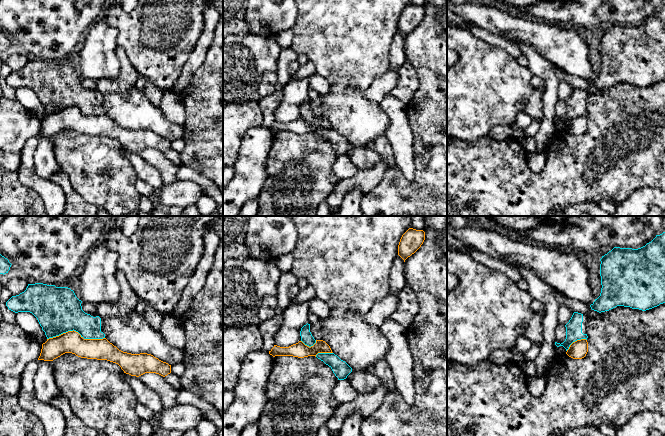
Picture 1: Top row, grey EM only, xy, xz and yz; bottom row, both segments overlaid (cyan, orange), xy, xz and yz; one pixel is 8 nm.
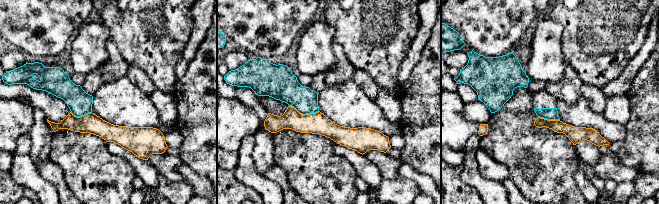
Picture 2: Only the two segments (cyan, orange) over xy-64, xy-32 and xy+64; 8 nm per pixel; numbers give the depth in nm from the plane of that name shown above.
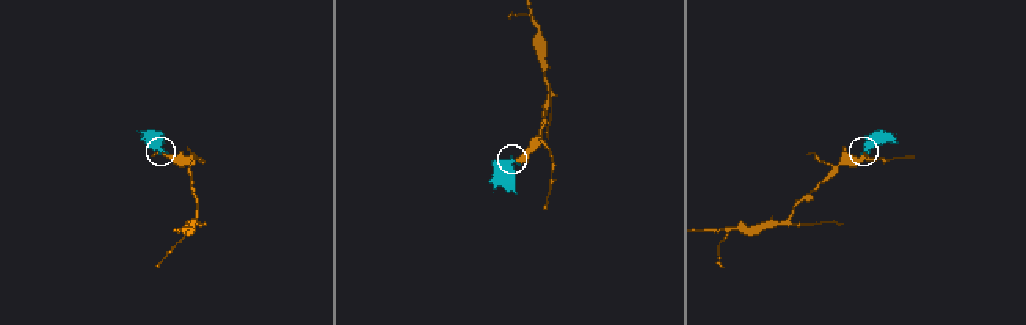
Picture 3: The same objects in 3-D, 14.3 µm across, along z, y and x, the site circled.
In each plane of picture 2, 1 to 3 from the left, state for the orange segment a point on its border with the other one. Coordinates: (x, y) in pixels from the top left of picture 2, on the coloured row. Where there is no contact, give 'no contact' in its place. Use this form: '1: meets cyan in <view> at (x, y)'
1: meets cyan in xy-64 at (80, 116)
2: meets cyan in xy-32 at (304, 114)
3: meets cyan in xy+64 at (549, 119)

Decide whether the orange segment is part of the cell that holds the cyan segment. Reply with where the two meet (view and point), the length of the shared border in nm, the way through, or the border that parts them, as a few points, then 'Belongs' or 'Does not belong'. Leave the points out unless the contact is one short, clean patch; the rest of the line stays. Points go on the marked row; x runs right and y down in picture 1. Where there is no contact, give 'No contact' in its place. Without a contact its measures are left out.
Touches cyan at xy (75, 330). Shared border 460 nm. Does not belong

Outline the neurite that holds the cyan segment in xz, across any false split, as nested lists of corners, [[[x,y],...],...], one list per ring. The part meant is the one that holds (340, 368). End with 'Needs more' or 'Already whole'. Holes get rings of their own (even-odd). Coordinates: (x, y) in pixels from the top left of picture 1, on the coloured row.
[[[318,353],[318,359],[328,365],[338,380],[344,380],[352,372],[352,368],[334,353]]]. Already whole

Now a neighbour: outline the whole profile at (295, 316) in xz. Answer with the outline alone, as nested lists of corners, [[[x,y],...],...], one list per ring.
[[[291,303],[283,312],[283,323],[274,335],[274,343],[289,347],[301,341],[301,328],[308,323],[309,303]]]

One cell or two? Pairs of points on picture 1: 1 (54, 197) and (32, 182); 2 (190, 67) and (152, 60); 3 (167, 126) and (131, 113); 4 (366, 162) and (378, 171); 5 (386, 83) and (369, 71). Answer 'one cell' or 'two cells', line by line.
1: one cell
2: two cells
3: one cell
4: two cells
5: two cells

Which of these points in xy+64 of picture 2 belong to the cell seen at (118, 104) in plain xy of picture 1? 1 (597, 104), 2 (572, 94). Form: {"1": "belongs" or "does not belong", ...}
{"1": "does not belong", "2": "does not belong"}

